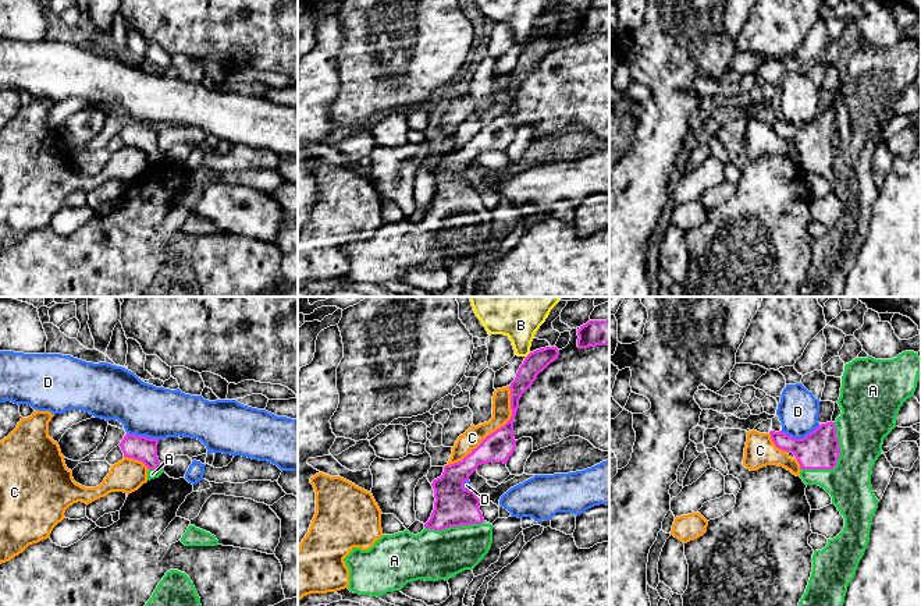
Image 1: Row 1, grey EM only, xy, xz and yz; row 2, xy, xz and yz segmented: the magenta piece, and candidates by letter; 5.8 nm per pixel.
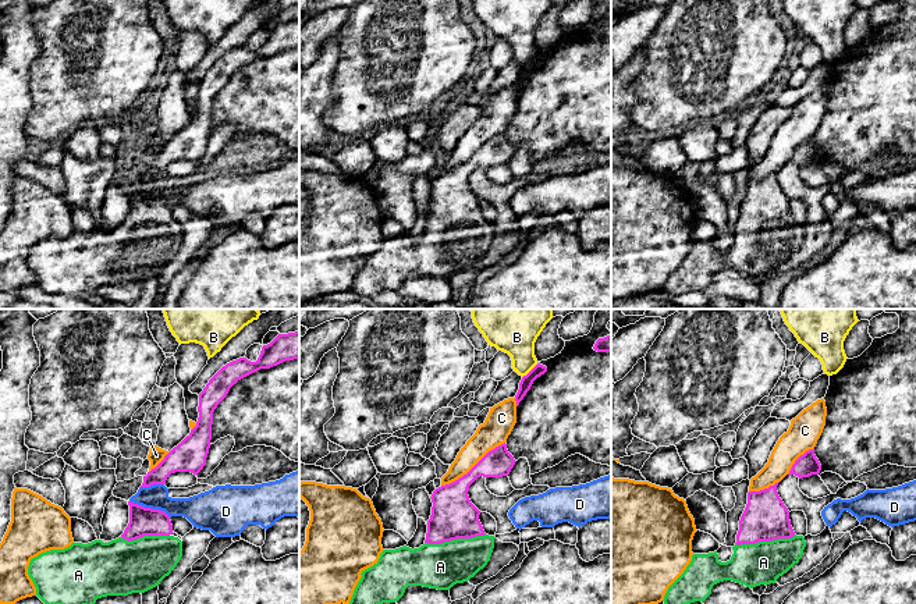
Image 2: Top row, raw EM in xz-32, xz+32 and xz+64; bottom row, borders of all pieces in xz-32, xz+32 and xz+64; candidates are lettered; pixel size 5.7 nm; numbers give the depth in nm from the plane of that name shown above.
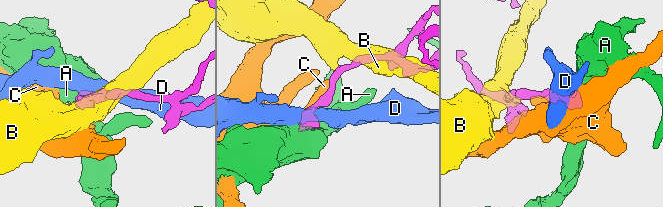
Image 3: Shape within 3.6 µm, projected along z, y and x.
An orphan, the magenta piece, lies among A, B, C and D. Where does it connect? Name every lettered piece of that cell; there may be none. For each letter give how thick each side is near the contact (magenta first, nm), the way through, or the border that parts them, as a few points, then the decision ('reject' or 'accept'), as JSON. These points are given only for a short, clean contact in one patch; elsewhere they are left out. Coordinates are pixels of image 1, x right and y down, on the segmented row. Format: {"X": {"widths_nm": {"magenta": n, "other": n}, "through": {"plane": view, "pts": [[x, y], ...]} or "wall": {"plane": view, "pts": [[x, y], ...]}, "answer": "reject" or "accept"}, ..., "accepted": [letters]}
{"A": {"widths_nm": {"magenta": 220, "other": 280}, "answer": "accept"}, "B": {"widths_nm": {"magenta": 120, "other": 280}, "wall": {"plane": "xz", "pts": [[530, 353], [526, 357]]}, "answer": "reject"}, "C": {"widths_nm": {"magenta": 180, "other": 110}, "answer": "reject"}, "D": {"widths_nm": {"magenta": 220, "other": 240}, "wall": {"plane": "yz", "pts": [[820, 425], [802, 438], [792, 438], [781, 431]]}, "answer": "reject"}, "accepted": ["A"]}

